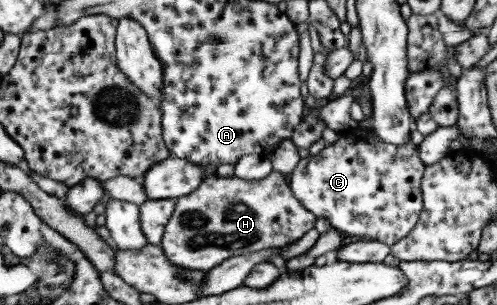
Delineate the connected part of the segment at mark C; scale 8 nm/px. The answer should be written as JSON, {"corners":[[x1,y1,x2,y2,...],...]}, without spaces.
{"corners":[[339,134,338,138,330,144,326,144,325,147,316,155,308,155,306,158,299,158,296,166,290,172,289,187,294,195,294,198,308,210,316,219,323,218,328,221,330,226,341,233,344,233,347,239,363,239,363,240,375,240,387,244,390,246,394,242,399,241,400,238,405,237,412,227,416,224,418,215,422,211,421,192,419,189,419,182,424,170,423,162,417,153,417,145,411,141,405,142,403,145,389,145,382,142,376,136,367,136,364,138,352,138,350,136,346,138,343,134]]}

